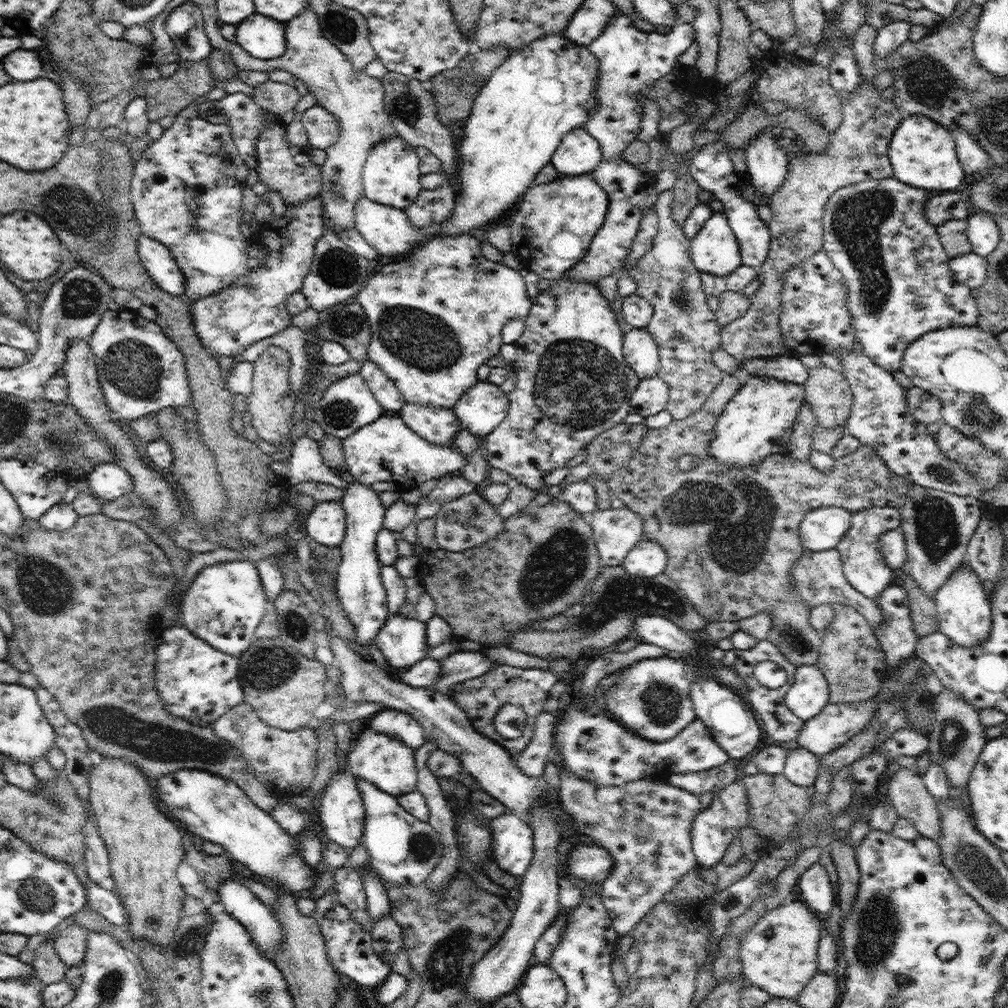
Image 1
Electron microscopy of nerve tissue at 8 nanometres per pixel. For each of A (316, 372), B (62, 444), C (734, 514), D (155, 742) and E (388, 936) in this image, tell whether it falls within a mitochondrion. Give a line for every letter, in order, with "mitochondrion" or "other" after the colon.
A: other
B: mitochondrion
C: mitochondrion
D: mitochondrion
E: other

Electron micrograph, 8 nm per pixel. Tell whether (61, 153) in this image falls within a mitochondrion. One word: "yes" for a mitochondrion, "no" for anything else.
no

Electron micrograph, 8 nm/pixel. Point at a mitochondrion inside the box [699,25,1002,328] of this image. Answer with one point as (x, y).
(856, 221)

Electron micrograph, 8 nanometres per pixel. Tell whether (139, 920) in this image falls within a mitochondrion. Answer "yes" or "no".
no

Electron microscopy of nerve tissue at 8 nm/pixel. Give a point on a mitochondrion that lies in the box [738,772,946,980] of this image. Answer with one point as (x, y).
(877, 925)

